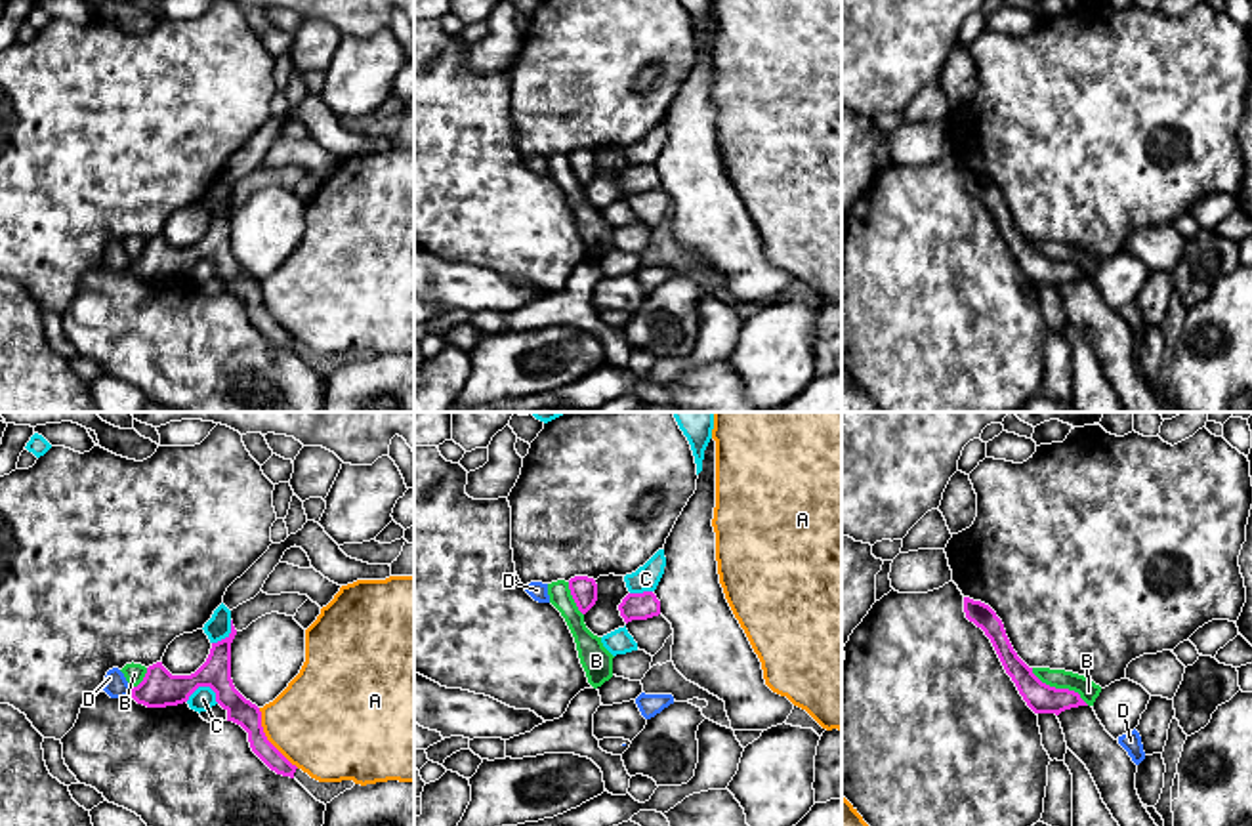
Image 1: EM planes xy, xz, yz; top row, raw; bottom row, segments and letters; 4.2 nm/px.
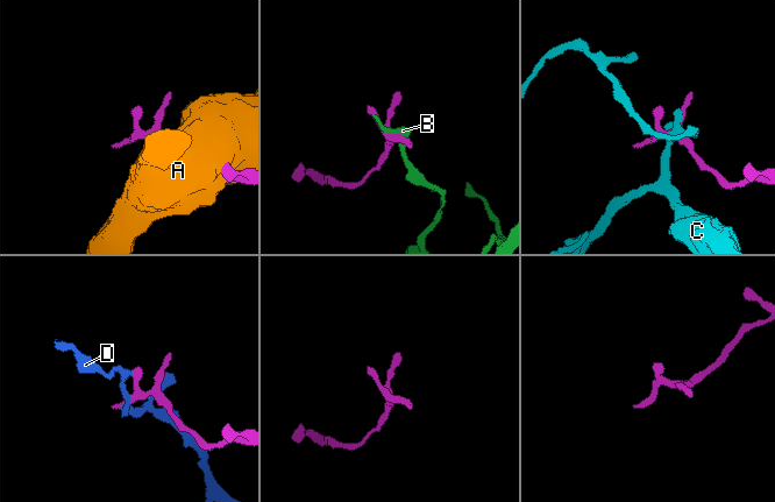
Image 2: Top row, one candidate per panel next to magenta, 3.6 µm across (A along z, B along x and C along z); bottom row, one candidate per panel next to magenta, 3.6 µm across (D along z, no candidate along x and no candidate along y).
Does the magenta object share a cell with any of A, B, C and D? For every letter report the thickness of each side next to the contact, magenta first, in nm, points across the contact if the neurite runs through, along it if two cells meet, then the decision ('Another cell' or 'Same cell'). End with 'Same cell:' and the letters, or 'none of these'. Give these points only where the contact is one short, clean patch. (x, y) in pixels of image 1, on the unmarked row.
A: Thickness 110 nm (magenta) against 420 nm. Another cell
B: Thickness 130 nm (magenta) against 90 nm. Another cell
C: Thickness 160 nm (magenta) against 90 nm. Same cell
D: Thickness 160 nm (magenta) against 100 nm. Another cell
Same cell: C

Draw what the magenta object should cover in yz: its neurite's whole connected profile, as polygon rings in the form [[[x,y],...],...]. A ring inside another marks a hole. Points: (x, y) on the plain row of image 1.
[[[964,170],[964,185],[966,191],[981,200],[991,212],[1006,246],[1034,286],[1059,288],[1065,282],[1088,279],[1078,265],[1050,259],[1033,246],[1033,240],[1029,240],[1013,223],[1002,193],[989,177]]]

